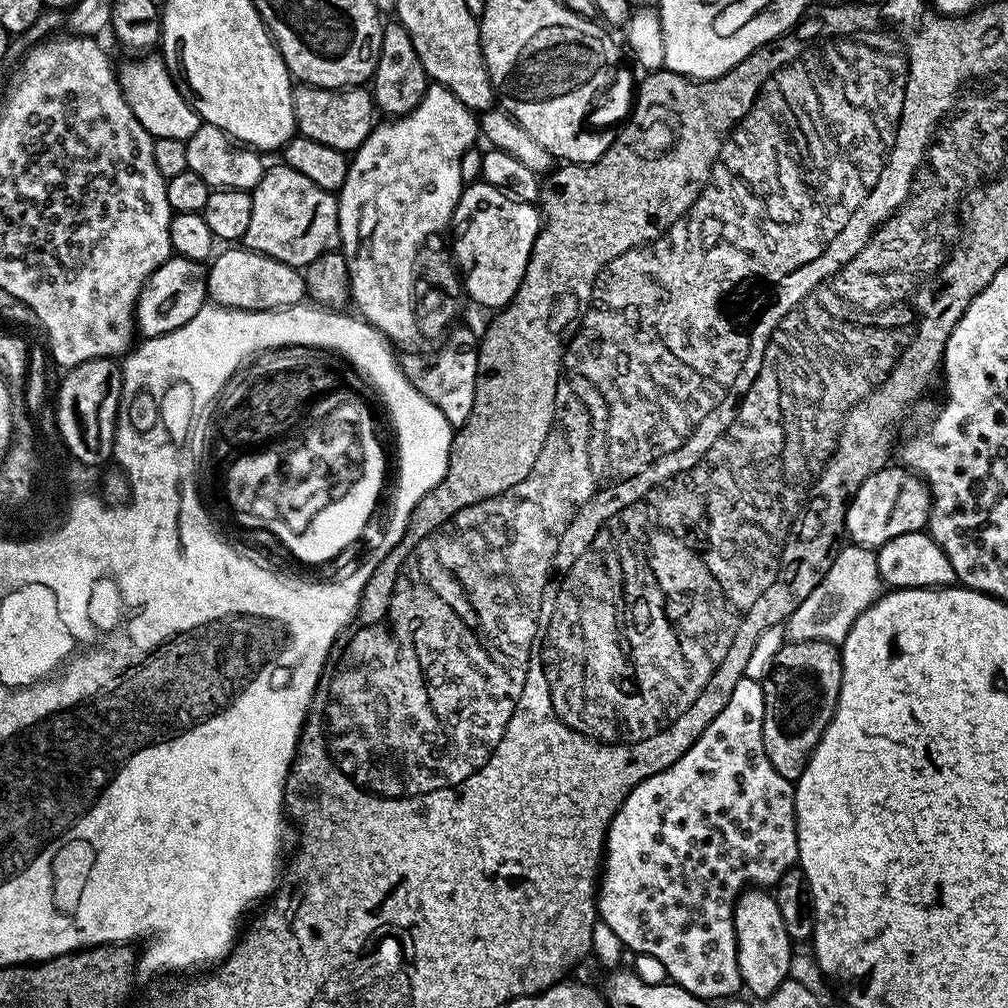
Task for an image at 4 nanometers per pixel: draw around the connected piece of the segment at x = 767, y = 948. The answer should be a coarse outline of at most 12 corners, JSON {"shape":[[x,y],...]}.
{"shape":[[741,892],[734,930],[741,985],[759,998],[789,979],[794,941],[775,895]]}

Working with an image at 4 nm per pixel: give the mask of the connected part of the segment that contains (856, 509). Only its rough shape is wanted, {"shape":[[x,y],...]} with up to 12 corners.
{"shape":[[903,466],[852,496],[847,539],[879,550],[928,527],[932,493]]}

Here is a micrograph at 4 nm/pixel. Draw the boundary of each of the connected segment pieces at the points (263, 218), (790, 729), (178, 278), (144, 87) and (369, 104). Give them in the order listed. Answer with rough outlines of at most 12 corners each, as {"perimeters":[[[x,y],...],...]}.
{"perimeters":[[[277,162],[243,247],[302,270],[340,248],[337,197]],[[787,642],[763,677],[770,766],[800,779],[836,713],[840,649]],[[173,254],[142,286],[144,338],[186,326],[206,307],[201,261]],[[163,59],[119,65],[126,102],[153,138],[186,142],[201,118]],[[300,84],[299,135],[355,153],[374,127],[364,86]]]}

